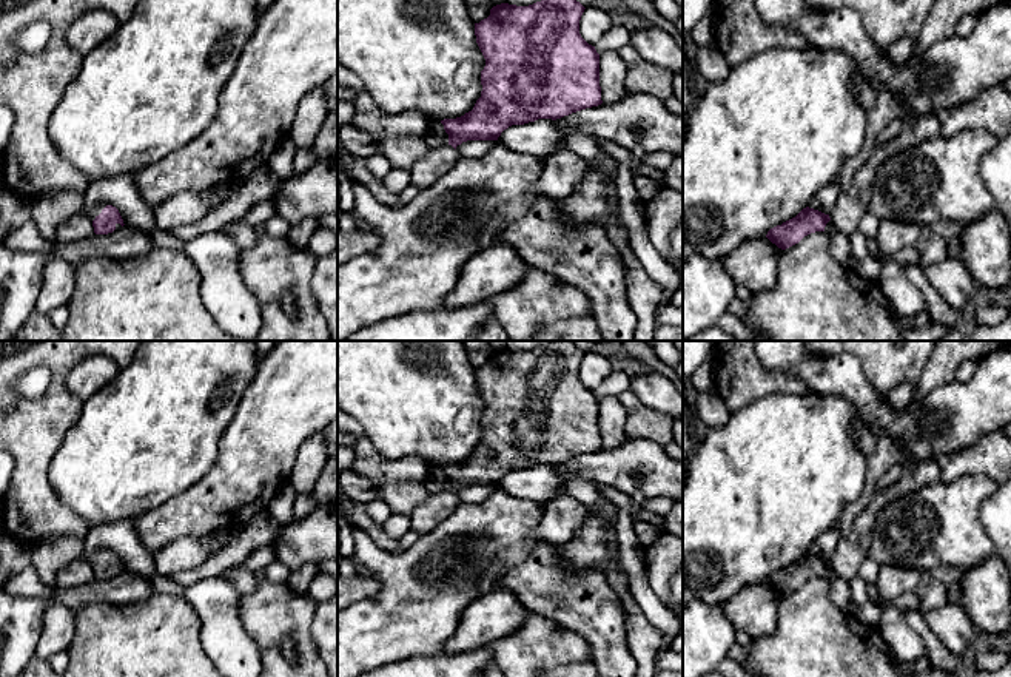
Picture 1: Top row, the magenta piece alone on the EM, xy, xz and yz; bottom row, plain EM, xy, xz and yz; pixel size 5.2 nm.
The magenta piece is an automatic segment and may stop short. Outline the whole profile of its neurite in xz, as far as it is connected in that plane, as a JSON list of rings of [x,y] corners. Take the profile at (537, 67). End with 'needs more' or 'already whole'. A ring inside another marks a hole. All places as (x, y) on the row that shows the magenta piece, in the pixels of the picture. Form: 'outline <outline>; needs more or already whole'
outline [[[541,0],[529,6],[516,6],[509,3],[496,5],[490,9],[490,15],[475,23],[476,43],[485,59],[481,71],[481,97],[472,111],[456,119],[444,119],[448,143],[428,148],[408,171],[411,185],[425,190],[436,179],[448,173],[455,163],[462,159],[456,147],[467,140],[498,140],[501,133],[512,125],[524,125],[538,119],[561,119],[572,113],[598,106],[601,100],[600,86],[600,54],[595,46],[589,45],[579,34],[579,20],[584,6],[576,0]]]; needs more

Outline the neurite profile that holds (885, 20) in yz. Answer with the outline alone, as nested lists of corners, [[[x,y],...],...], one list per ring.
[[[806,0],[814,11],[854,9],[872,42],[886,48],[892,42],[915,39],[934,0]]]

